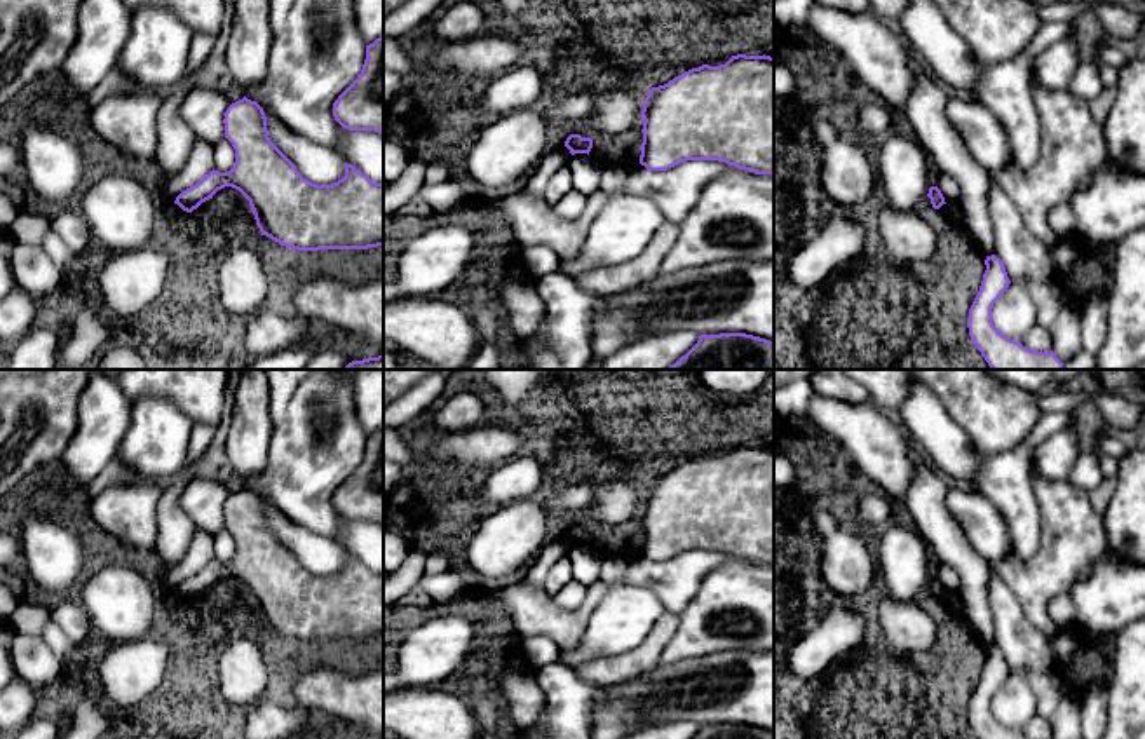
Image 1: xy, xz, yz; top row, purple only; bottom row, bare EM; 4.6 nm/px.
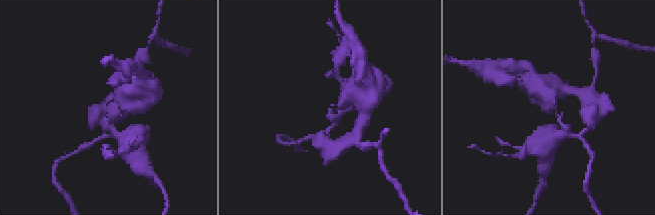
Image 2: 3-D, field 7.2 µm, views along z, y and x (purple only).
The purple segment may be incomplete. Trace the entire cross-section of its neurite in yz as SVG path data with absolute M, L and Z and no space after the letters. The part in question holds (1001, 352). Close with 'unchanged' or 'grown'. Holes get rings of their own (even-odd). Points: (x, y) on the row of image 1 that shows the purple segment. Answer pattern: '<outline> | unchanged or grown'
M995 254L986 256L986 270L979 291L969 308L967 328L976 349L992 370L1063 370L1063 363L1051 352L1037 352L1004 336L992 322L993 303L1004 295L1011 281Z | unchanged

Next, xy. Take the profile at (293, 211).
M246 96L227 108L223 124L225 138L235 150L235 166L228 173L218 173L213 169L200 181L181 192L174 204L183 211L192 213L202 202L213 199L218 190L232 186L249 200L261 235L270 237L281 246L298 251L368 249L383 246L383 183L371 181L366 174L347 162L345 176L336 183L315 185L305 180L296 166L270 141L263 108Z | unchanged

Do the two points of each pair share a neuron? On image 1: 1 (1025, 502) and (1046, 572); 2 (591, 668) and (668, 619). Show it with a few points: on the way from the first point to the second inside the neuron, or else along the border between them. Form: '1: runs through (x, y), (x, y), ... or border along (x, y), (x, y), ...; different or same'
1: border along (1039, 506), (1041, 546), (1032, 556); different
2: runs through (612, 668), (630, 666), (656, 640); same

